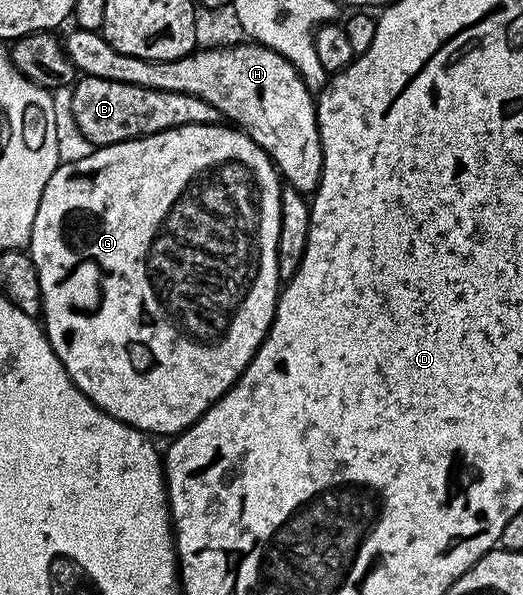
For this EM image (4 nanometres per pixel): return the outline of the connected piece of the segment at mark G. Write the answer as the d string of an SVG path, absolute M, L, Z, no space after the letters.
M231 124L183 125L154 135L135 137L132 141L101 145L77 161L65 160L54 175L50 175L46 191L42 191L38 215L34 215L30 246L42 293L42 328L73 383L102 412L145 435L175 435L190 428L212 404L226 395L226 391L230 391L230 387L234 387L272 326L282 288L278 271L278 231L282 227L282 211L279 200L274 199L274 189L272 193L268 186L269 162L252 162L248 149L248 134Z

